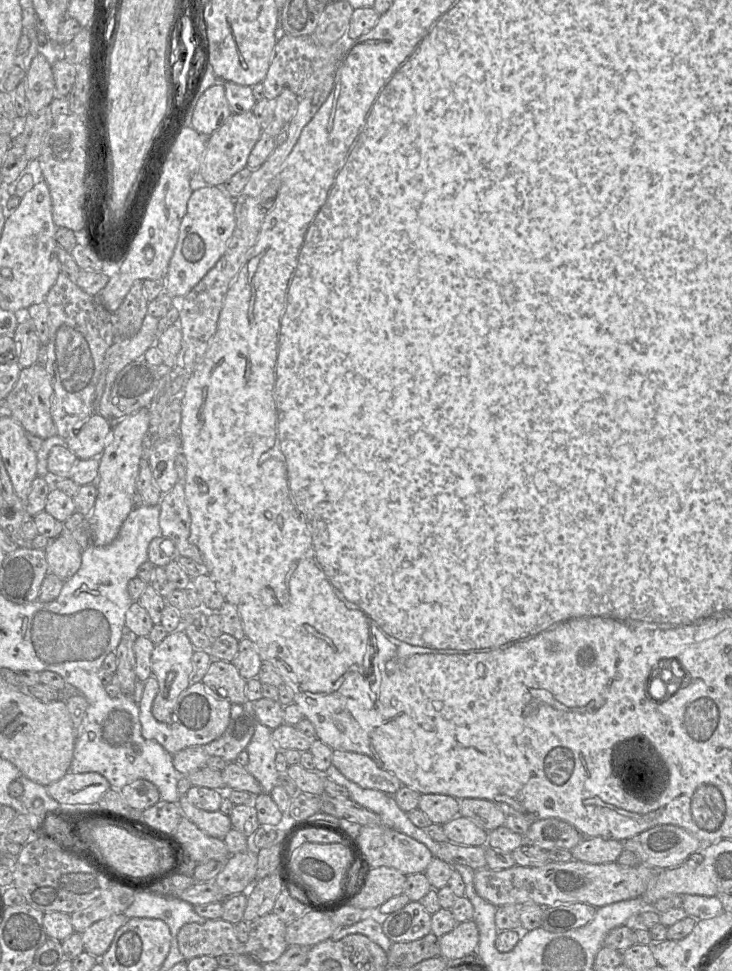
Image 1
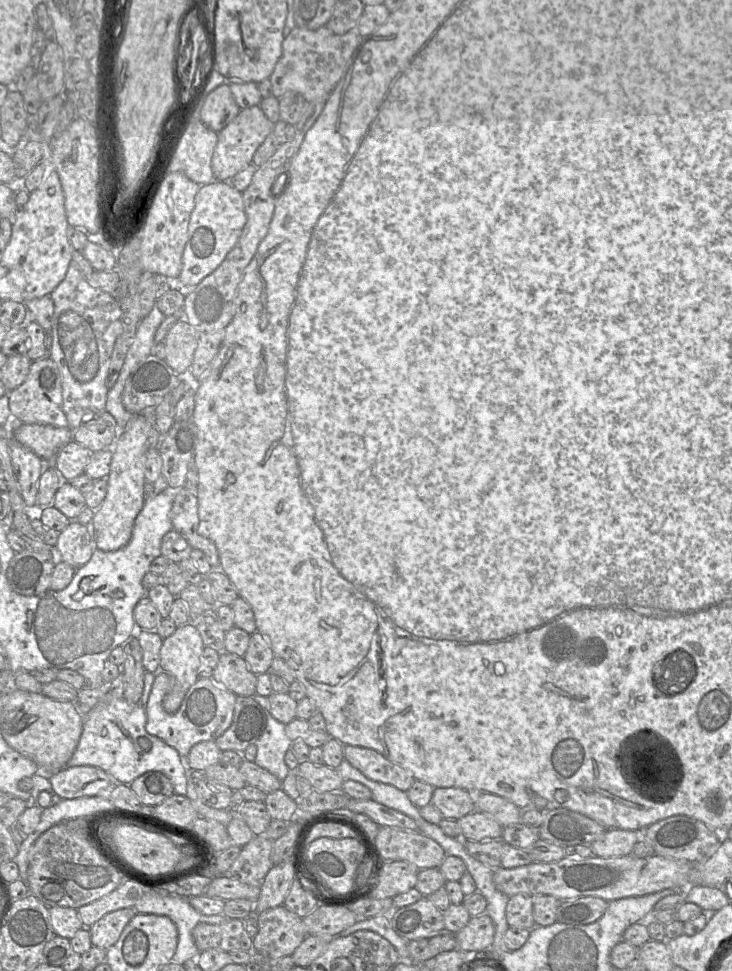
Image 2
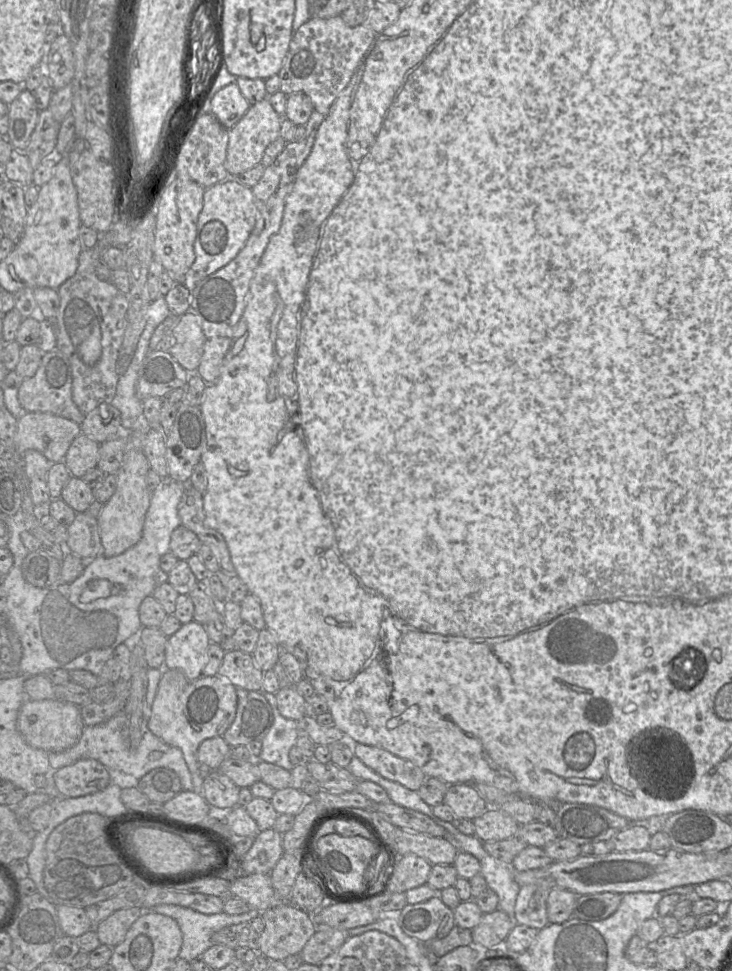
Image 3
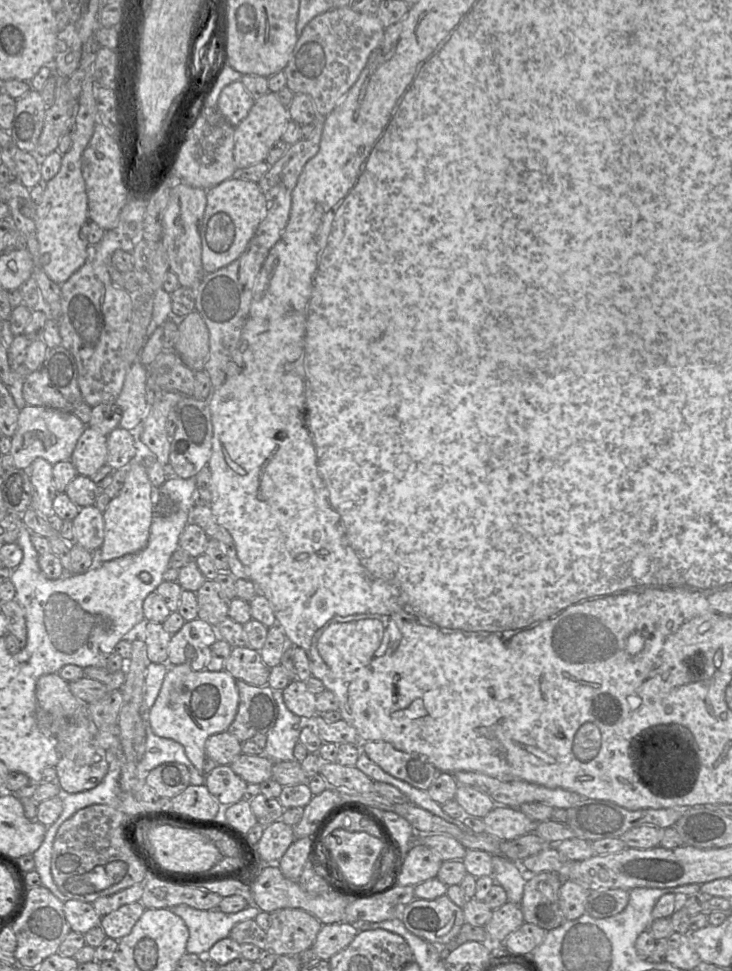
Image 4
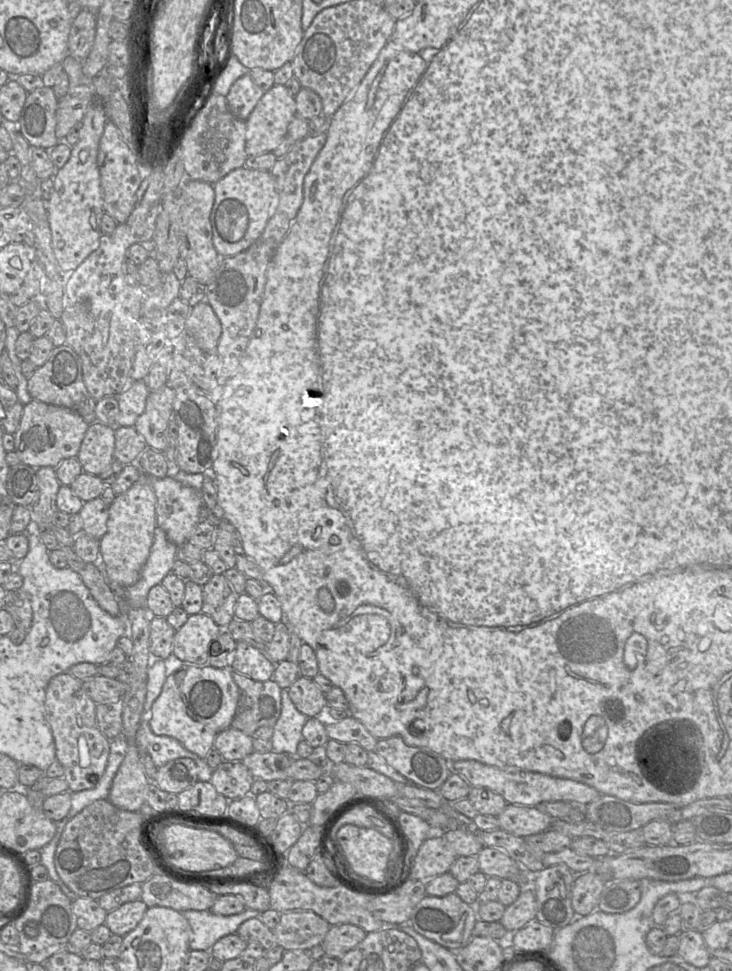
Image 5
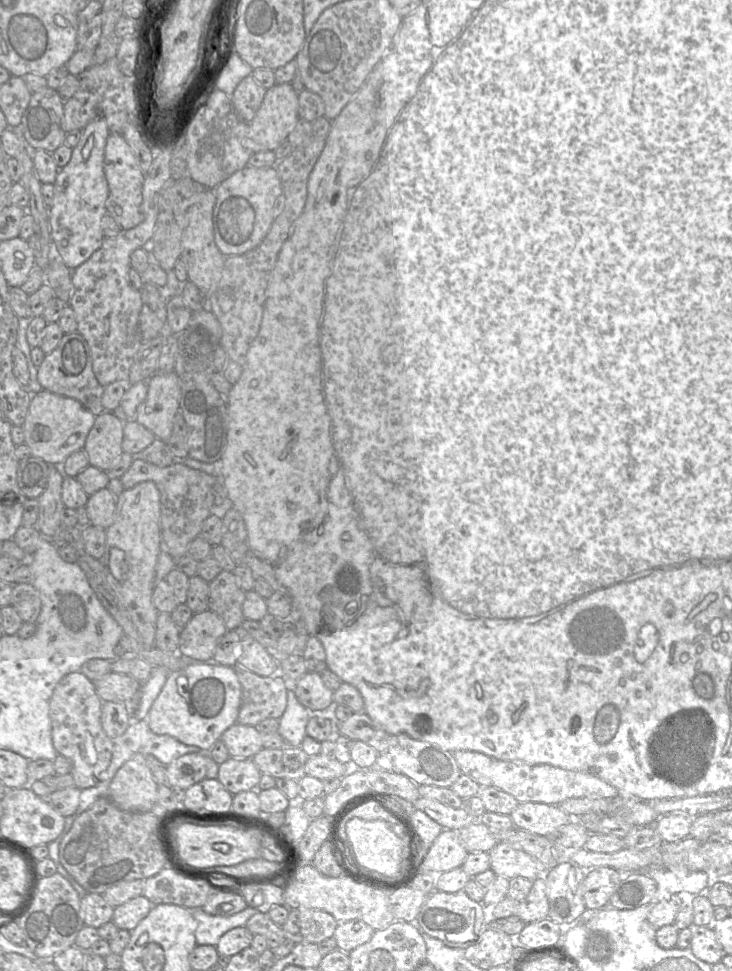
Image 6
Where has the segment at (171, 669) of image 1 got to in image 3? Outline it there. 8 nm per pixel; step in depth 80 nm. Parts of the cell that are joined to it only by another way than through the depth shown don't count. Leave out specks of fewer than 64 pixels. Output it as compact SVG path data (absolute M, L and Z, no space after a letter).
M192 621L183 624L167 639L164 669L180 670L189 680L200 678L207 663L210 643L201 623Z

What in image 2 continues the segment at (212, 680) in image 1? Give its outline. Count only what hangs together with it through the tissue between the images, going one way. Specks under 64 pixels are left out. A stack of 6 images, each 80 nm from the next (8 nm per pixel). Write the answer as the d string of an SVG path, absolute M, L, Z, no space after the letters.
M222 652L211 679L236 696L256 694L257 675L239 655Z

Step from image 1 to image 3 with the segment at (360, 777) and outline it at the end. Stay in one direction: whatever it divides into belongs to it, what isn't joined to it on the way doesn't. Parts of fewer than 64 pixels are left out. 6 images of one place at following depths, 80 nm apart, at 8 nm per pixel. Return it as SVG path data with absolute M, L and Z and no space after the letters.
M353 744L353 752L355 757L380 776L413 791L417 791L427 778L434 778L427 777L412 762L377 746Z

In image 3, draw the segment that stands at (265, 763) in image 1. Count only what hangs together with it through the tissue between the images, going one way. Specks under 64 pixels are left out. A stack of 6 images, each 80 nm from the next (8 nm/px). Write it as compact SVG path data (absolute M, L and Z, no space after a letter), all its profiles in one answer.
M273 709L273 723L262 739L262 750L259 760L289 771L294 767L289 759L289 752L298 739L297 721L283 717L278 709Z

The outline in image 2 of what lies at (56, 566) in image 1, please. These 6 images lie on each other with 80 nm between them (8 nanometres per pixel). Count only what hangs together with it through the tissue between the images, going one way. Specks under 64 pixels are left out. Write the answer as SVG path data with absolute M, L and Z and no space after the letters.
M73 520L61 531L54 547L57 559L76 569L90 560L95 549L92 526Z

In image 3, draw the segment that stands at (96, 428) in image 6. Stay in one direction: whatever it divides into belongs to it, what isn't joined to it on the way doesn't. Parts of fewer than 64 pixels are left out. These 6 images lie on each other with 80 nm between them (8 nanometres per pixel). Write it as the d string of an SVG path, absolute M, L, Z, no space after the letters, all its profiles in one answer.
M83 433L72 441L63 460L72 477L82 477L97 466L99 447L98 442Z

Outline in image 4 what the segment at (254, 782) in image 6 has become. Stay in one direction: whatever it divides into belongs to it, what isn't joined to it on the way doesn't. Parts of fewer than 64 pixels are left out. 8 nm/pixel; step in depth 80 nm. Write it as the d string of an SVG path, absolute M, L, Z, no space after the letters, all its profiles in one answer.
M218 765L205 776L205 785L223 807L228 807L243 799L248 783L230 765Z

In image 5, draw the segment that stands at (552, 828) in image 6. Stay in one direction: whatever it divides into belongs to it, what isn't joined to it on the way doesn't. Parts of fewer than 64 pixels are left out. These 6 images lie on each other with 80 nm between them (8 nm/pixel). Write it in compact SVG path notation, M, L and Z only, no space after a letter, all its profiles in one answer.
M507 804L496 816L500 829L518 837L527 837L546 831L553 818L535 806Z

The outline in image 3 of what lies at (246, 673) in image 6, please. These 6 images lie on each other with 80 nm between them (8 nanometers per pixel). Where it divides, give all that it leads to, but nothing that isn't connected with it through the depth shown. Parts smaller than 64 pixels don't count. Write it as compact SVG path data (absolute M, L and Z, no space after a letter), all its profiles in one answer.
M237 688L236 717L223 734L230 747L248 745L253 741L262 741L269 732L274 715L265 692Z

